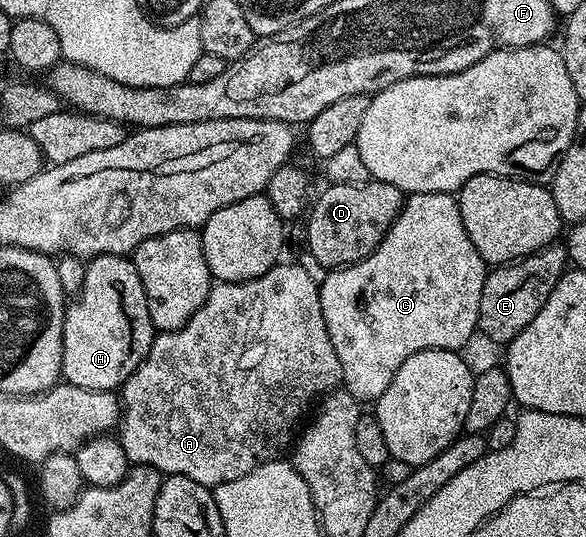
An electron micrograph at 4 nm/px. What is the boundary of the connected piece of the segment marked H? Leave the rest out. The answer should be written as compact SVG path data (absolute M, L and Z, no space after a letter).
M129 256L92 257L85 265L83 287L65 310L65 321L63 322L63 354L61 355L61 374L64 383L74 384L83 390L99 390L100 392L112 392L120 389L125 381L128 380L130 374L145 360L145 356L153 345L154 335L155 329L151 322L151 314L147 310L147 294L143 290L143 282L139 278L139 270L135 270L132 259Z

